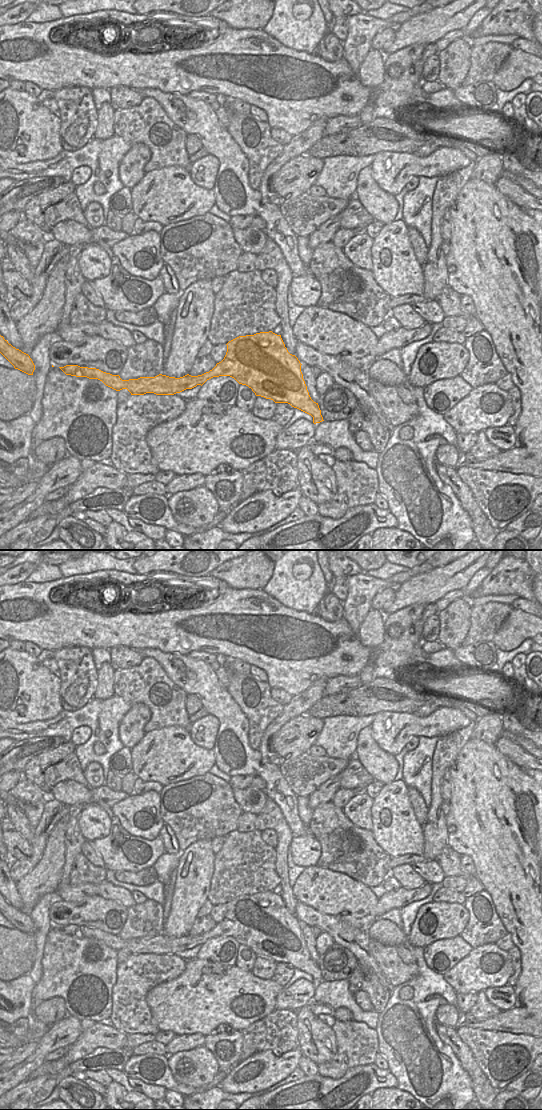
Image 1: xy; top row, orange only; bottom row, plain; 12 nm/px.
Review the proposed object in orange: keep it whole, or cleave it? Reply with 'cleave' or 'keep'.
cleave

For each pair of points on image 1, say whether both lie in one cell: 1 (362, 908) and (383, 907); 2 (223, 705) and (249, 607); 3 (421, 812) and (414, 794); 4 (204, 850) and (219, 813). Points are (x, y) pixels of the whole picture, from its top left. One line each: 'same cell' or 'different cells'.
1: different cells
2: different cells
3: same cell
4: different cells

